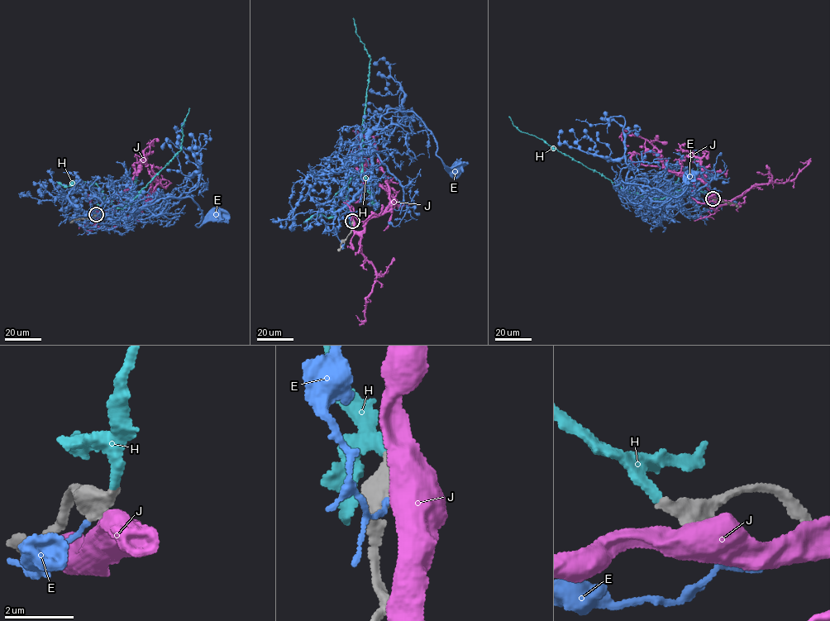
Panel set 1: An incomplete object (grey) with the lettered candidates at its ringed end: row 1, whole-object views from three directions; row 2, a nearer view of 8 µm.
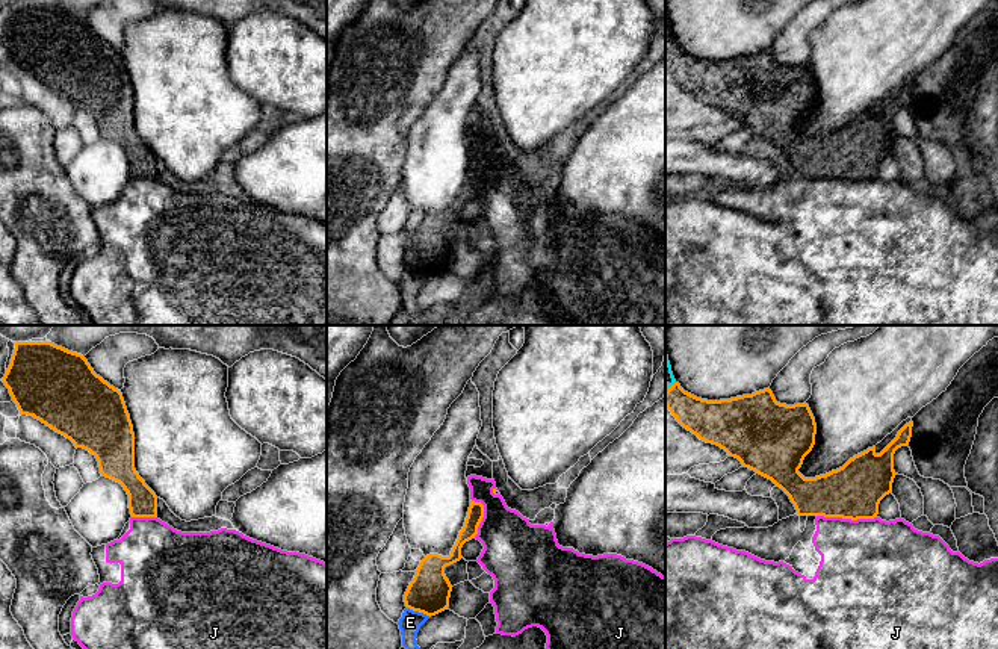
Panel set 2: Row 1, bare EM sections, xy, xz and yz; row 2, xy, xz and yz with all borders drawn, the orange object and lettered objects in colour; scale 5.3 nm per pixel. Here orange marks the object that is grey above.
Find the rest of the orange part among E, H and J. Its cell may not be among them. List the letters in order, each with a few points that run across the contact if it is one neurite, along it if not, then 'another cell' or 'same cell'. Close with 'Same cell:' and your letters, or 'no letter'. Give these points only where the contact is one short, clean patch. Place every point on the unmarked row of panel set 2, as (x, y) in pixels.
E: xz (407, 268), (430, 277) | another cell
H: yz (703, 79), (670, 49), (666, 41) | same cell
J: yz (817, 176), (852, 180), (876, 179) | another cell
Same cell: H

